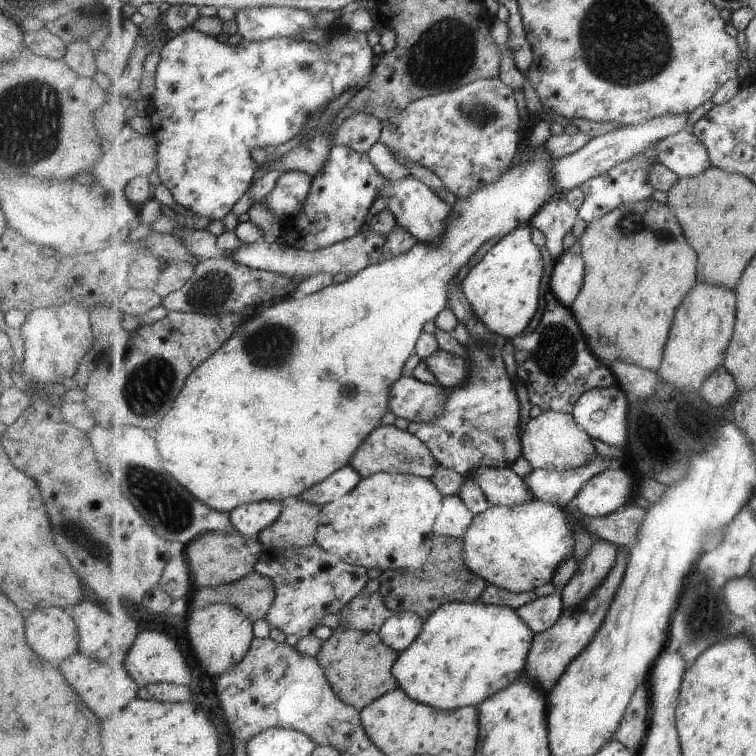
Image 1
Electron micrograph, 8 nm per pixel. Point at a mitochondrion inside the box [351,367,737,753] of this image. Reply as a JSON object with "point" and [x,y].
{"point":[709,619]}

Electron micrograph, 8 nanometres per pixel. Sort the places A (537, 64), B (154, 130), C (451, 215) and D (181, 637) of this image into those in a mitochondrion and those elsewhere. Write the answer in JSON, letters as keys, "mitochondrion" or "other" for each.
{"A":"other","B":"other","C":"other","D":"other"}

